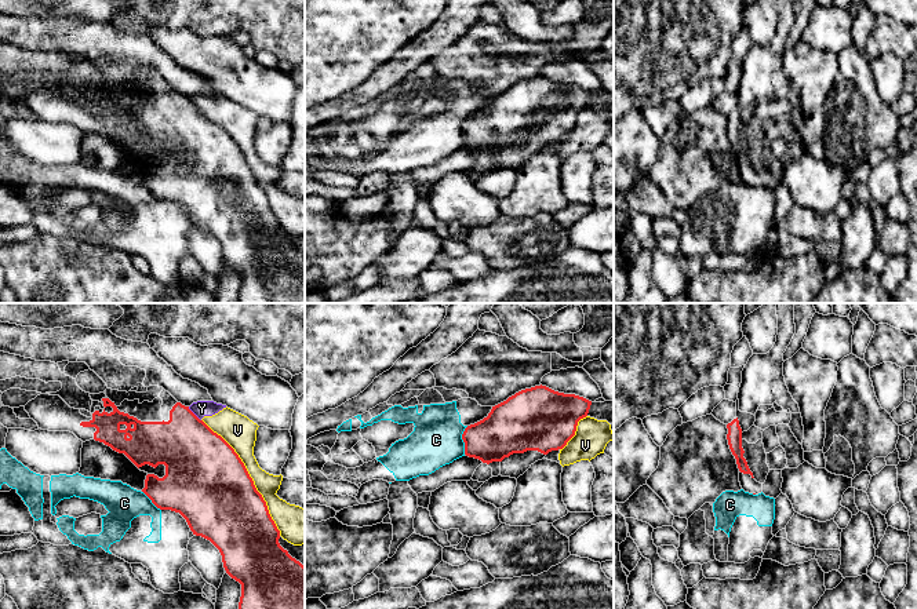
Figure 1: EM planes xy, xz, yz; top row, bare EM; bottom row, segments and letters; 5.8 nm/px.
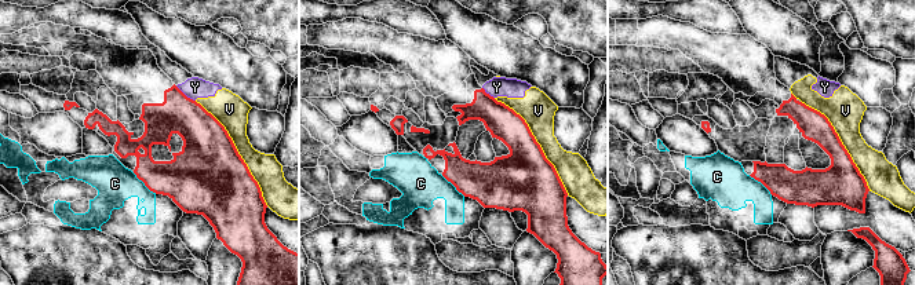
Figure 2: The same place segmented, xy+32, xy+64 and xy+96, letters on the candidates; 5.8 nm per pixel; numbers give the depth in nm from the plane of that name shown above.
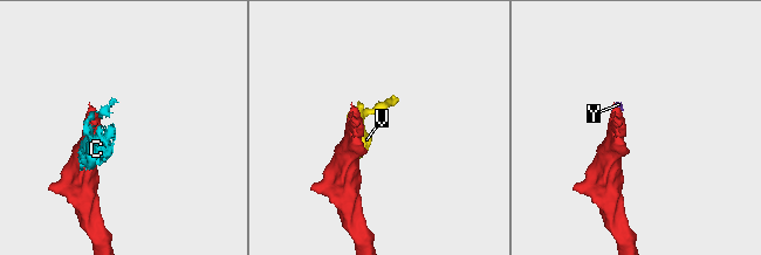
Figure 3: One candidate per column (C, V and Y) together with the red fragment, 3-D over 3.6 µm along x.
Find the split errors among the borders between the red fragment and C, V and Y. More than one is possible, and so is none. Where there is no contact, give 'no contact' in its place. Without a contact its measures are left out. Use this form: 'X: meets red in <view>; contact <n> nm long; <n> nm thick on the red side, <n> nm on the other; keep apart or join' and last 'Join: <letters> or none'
C: meets red in xz; contact 170 nm long; 280 nm thick on the red side, 300 nm on the other; keep apart
V: meets red in xy; contact 800 nm long; 480 nm thick on the red side, 170 nm on the other; keep apart
Y: meets red in xy; contact 120 nm long; 360 nm thick on the red side, 100 nm on the other; keep apart
Join: none

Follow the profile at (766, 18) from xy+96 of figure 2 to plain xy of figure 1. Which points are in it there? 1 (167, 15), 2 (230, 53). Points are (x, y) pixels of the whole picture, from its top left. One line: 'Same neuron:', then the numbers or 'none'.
Same neuron: 2

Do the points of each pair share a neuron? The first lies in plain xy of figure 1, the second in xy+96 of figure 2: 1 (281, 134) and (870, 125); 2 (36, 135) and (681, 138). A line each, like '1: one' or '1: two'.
1: one
2: one

